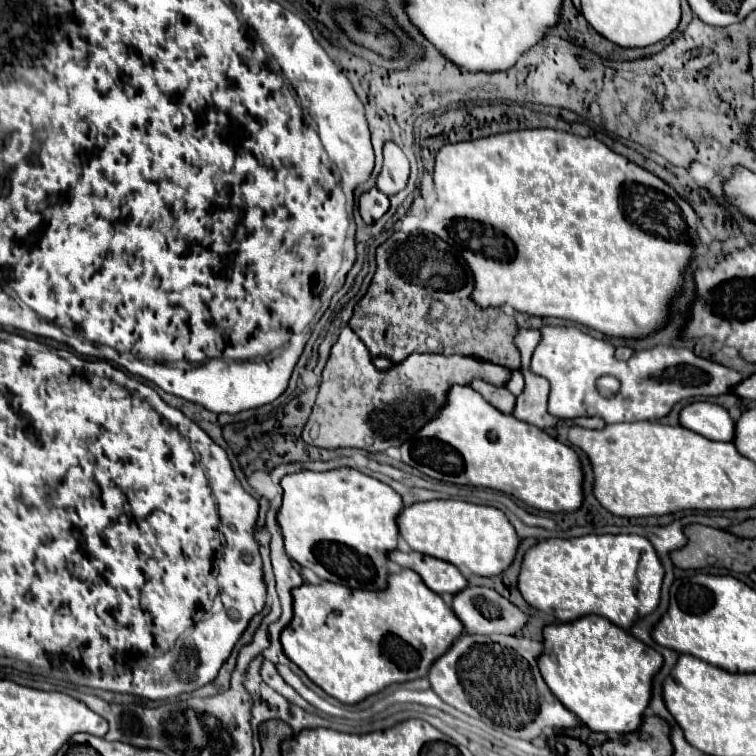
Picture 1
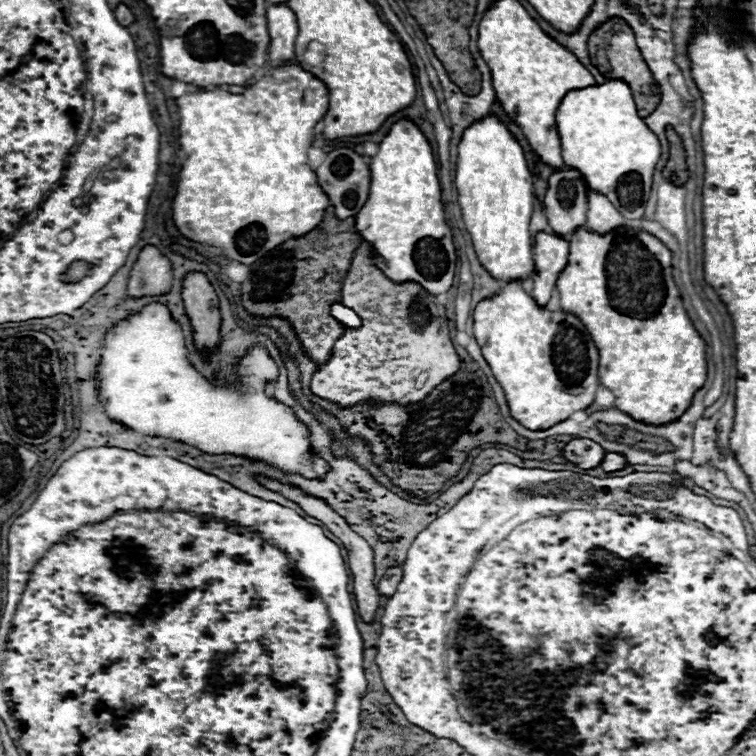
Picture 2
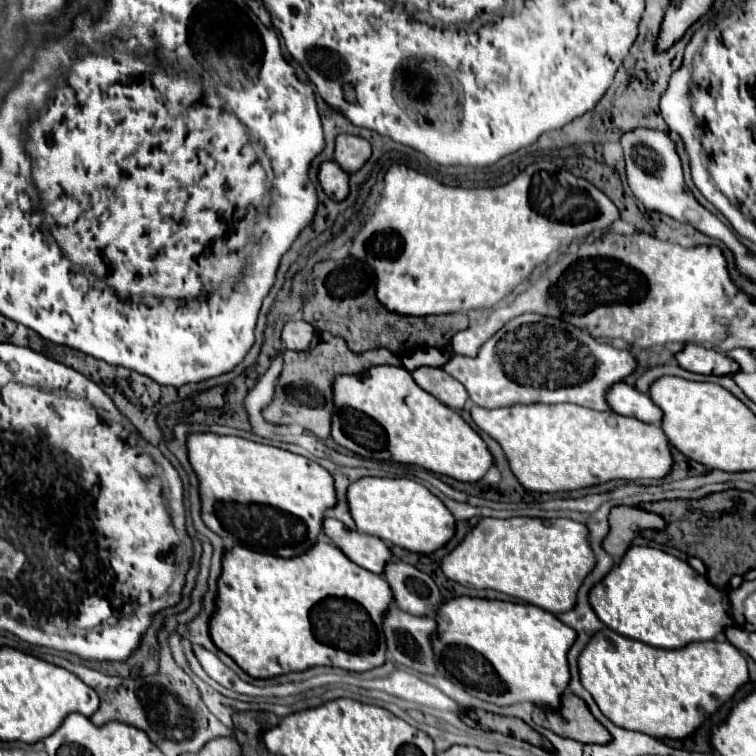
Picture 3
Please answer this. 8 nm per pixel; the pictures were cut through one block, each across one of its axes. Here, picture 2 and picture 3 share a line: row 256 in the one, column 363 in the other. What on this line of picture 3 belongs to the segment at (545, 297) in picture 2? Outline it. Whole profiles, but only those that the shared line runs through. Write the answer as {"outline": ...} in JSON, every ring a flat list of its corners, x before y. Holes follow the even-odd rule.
{"outline":[[336,518,324,520,324,534,328,534,352,562,374,574,384,574,384,566,392,560,392,552,384,540,348,530]]}

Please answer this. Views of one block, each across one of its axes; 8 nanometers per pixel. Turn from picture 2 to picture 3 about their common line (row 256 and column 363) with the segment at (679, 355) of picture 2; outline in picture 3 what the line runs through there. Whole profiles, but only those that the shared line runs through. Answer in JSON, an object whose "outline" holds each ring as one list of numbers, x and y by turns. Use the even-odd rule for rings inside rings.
{"outline":[[318,542,312,550,308,550,302,556,278,558,278,556,272,556,272,554,260,554,260,552,236,546,236,548,230,548,224,554,222,566,224,566,224,570,222,570,220,580,218,580,218,600,216,600,216,614,212,616,212,622,210,622,210,636,216,642,216,646,220,650,224,650,252,678,274,678,274,676,288,674,288,672,302,672,302,670,308,670,312,666,336,666,336,668,342,668,342,670,366,672,366,670,378,668,386,662,386,640,384,640,384,632,382,632,382,620,384,620,386,612,390,610,390,606,394,602,392,590,390,590,384,576,372,574,372,572,360,568,358,564,348,560,344,556,344,552,340,552,340,548,336,548,332,544]]}

